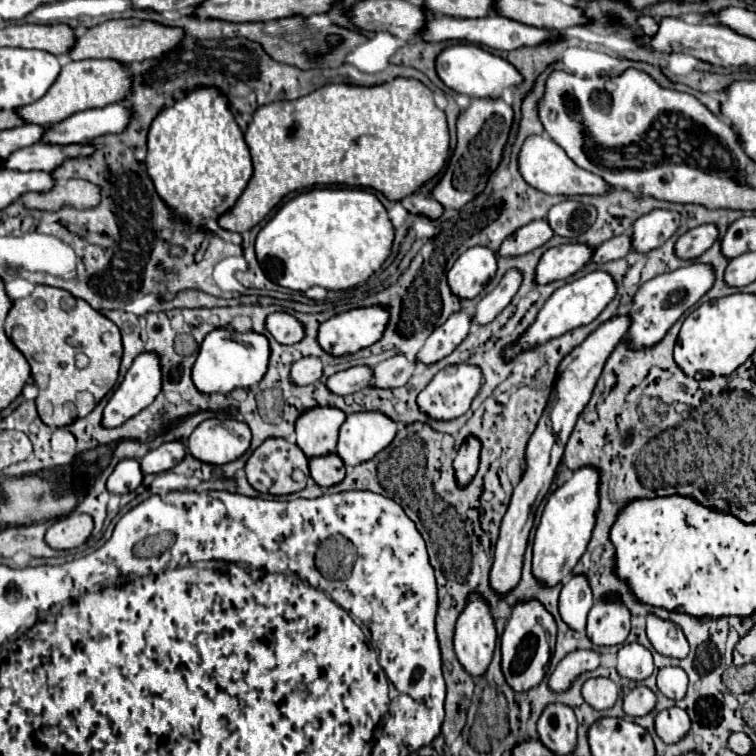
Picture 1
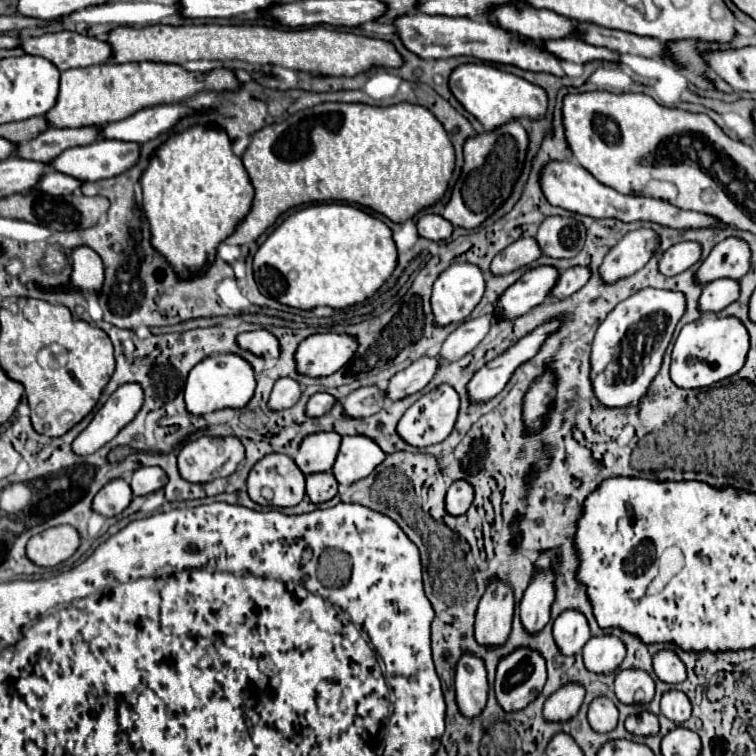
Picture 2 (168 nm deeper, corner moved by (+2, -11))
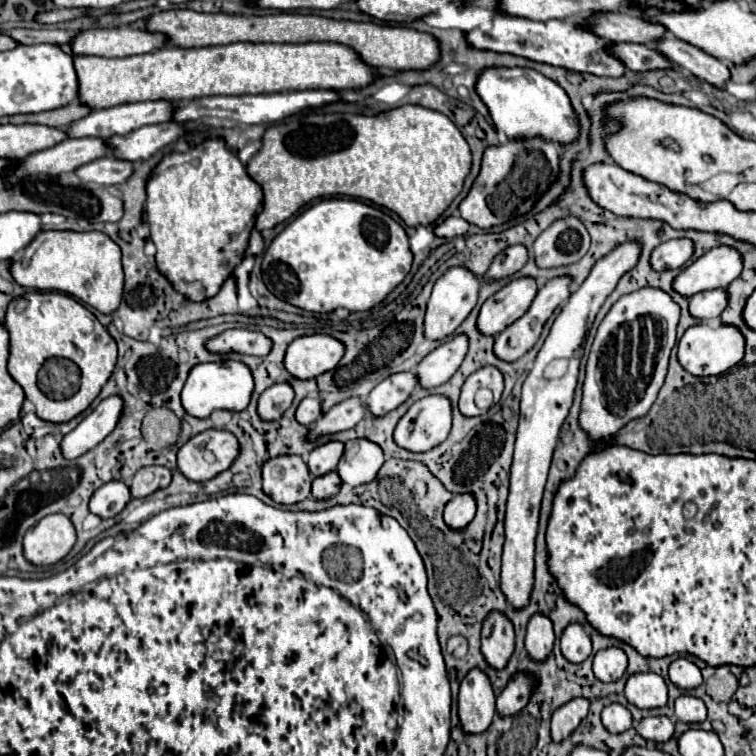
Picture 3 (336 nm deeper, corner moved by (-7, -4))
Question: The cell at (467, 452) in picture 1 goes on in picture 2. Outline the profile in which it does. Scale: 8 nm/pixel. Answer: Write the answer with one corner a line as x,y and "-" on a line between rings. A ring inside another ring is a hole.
452,481
448,493
446,493
446,511
452,515
462,515
468,511
468,507
472,505
472,497
474,497
474,487
464,481

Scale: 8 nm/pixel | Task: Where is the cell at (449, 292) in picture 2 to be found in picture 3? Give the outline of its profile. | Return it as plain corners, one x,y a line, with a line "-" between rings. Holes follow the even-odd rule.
449,268
433,286
431,298
427,302
425,322
423,322
423,334
429,340
445,340
449,334
457,330
457,326
469,316
473,306
477,304
477,292
479,292
479,278
465,270
465,268

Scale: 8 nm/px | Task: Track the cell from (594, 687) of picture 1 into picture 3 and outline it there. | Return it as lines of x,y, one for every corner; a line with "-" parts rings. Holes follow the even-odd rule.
621,704
605,706
601,718
603,718
603,726
611,734
621,734
621,732
631,728
631,712
625,706
621,706

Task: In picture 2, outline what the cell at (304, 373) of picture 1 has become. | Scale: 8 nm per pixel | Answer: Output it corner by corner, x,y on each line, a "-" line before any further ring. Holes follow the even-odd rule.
282,377
282,379
276,381
276,385
274,385
274,389
272,389
268,407
270,407
270,409
276,409
276,411
288,409
288,407
296,405
300,397
302,397
302,385
300,385
296,379

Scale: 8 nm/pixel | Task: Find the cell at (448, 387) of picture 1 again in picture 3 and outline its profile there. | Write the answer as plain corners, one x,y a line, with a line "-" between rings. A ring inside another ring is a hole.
445,396
417,400
397,422
393,440
409,452
427,452
441,444
451,430
451,402

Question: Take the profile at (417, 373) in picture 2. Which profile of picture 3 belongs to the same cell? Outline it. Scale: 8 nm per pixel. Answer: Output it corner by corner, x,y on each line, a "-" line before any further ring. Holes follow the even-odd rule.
413,372
393,374
369,392
369,396
365,398
365,408
371,416
385,416
387,412
403,404
413,388
417,388
417,376

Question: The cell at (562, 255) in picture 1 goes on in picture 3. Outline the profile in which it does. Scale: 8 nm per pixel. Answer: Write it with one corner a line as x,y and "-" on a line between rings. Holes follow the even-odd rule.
533,278
511,280
481,306
477,316
479,332
485,336
497,336
503,332
509,324
527,312
535,292
537,284

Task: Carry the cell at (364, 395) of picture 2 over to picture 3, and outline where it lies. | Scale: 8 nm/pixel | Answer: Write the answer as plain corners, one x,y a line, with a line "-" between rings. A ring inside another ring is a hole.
349,398
349,400
333,406
313,426
309,426
307,440
317,440
319,436
327,436
327,434
349,430
363,416
365,416
365,406
359,402
359,398

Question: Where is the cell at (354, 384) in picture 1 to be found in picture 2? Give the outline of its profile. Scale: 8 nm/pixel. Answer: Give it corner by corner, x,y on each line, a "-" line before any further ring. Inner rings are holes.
324,391
322,393
316,393
316,395
310,397
310,401
306,405
306,413
310,417
320,417
320,415
328,413
334,407
334,403
336,403
336,397
334,395
324,393

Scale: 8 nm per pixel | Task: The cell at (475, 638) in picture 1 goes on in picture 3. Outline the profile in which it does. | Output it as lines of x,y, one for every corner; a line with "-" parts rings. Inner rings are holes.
471,670
459,690
459,722
465,734
481,734
495,716
495,694
483,672

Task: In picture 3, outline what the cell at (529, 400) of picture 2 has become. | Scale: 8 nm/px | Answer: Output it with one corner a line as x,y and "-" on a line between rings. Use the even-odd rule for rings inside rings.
625,242
595,264
587,280
561,306
561,312
557,314
553,322
553,330
549,330
549,336
545,338
535,358
535,366
529,372
527,380
523,382
521,416
519,416
515,456
513,456
513,466
511,466
507,514
505,514
507,540
503,546
503,568
501,568
501,592
505,594
507,604
511,604
515,610
521,610
529,604
529,596
533,588
533,552
535,552
535,536
537,536
537,526
539,526
541,496
543,496
551,456
557,446
559,430
573,402
579,362
583,356
585,334
591,328
605,298
617,286
619,278
637,264
639,250
641,248
637,242

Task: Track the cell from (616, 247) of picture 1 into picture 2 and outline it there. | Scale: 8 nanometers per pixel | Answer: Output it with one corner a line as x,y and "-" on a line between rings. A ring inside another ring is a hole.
578,265
578,267
566,269
566,271
560,275
556,287
552,289
552,295
556,295
558,299
570,297
574,291
578,291
580,287
584,287
584,285
588,283
590,275
592,275
592,271
590,271
588,267
580,267
580,265

